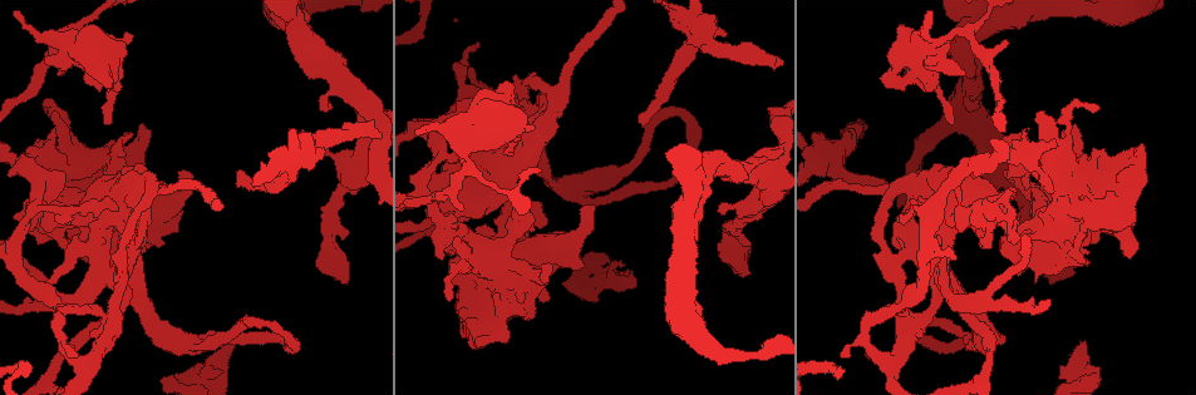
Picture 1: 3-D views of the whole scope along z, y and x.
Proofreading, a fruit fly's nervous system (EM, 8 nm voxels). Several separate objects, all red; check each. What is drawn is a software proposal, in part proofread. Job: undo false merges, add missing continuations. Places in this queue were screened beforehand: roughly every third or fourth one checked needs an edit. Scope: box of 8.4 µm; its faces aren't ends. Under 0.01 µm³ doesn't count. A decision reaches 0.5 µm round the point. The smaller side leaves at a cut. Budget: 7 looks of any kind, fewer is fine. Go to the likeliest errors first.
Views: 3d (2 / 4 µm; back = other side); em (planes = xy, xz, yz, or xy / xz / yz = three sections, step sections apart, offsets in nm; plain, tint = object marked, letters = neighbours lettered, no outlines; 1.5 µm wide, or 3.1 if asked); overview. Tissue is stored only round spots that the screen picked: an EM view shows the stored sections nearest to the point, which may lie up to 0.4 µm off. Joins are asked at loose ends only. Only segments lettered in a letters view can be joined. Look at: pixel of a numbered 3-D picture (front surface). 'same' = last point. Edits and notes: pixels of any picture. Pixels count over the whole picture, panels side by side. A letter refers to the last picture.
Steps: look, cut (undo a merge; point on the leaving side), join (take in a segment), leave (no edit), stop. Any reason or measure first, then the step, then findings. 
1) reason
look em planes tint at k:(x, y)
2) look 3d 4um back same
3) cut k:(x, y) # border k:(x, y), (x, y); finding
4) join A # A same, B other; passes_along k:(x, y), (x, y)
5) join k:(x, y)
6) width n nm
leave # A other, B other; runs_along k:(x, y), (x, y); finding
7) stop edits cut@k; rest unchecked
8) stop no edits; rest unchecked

an open end
look em planes letters at 1:(1070, 274)

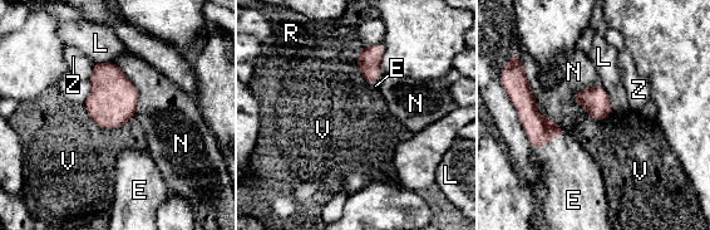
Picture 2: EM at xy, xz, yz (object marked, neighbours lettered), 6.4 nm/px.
width 170 nm
join 2:(570, 174) # E same, L other, N other, R other, V other, Z other; passes_along 2:(540, 131), (548, 141), (570, 174); it goes on there

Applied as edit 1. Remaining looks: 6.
see it whole again
look overview

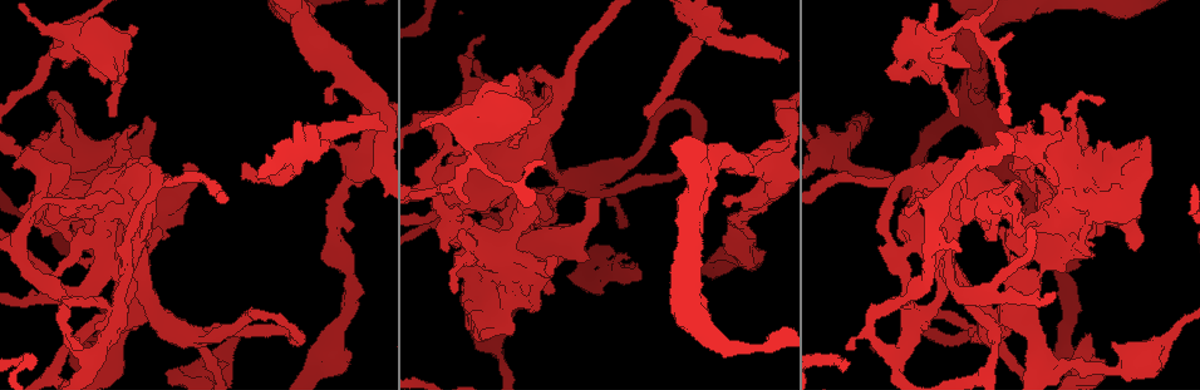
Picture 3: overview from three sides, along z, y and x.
sharp bend
look em xy step 8 tint at 3:(473, 163)

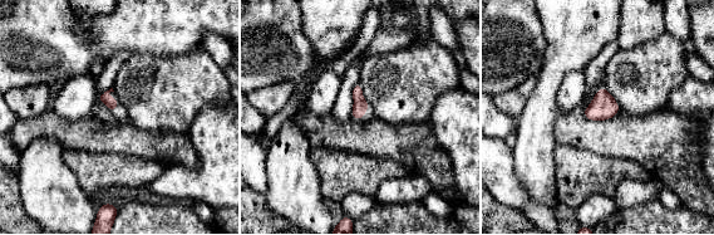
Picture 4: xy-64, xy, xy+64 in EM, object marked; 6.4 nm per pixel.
cut it another way
look em planes letters same

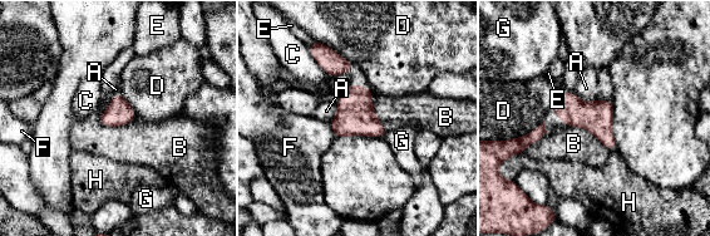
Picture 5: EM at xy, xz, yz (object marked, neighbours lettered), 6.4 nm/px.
leave # A other, B other, C other, D other, E other, F other, G other, H other; border 5:(566, 126), (586, 128), (611, 151); all the same cell

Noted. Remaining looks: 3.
branch stops here
look 3d 4um at 3:(1008, 165)

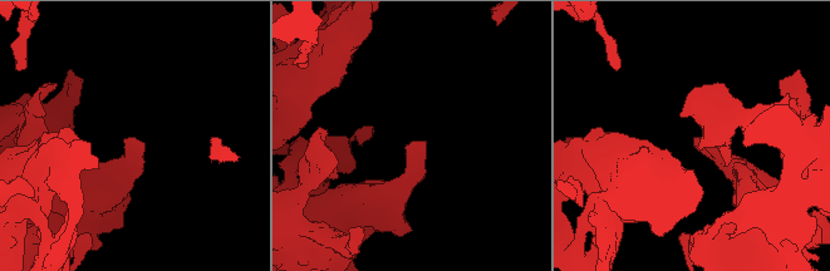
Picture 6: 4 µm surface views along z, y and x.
shape alone is not enough
look em planes letters at 6:(414, 144)

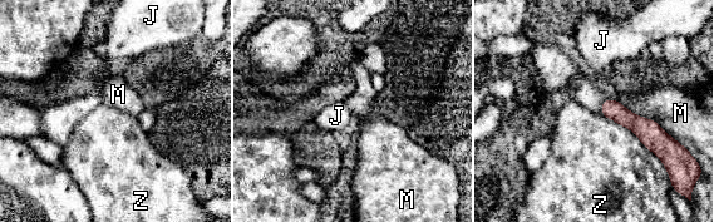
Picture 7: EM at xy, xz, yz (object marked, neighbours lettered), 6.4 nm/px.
width 130 nm
leave # J other, M other, Z other; runs_along 7:(605, 104), (673, 149); none of them fits

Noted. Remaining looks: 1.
stop edits join@2; rest unchecked

